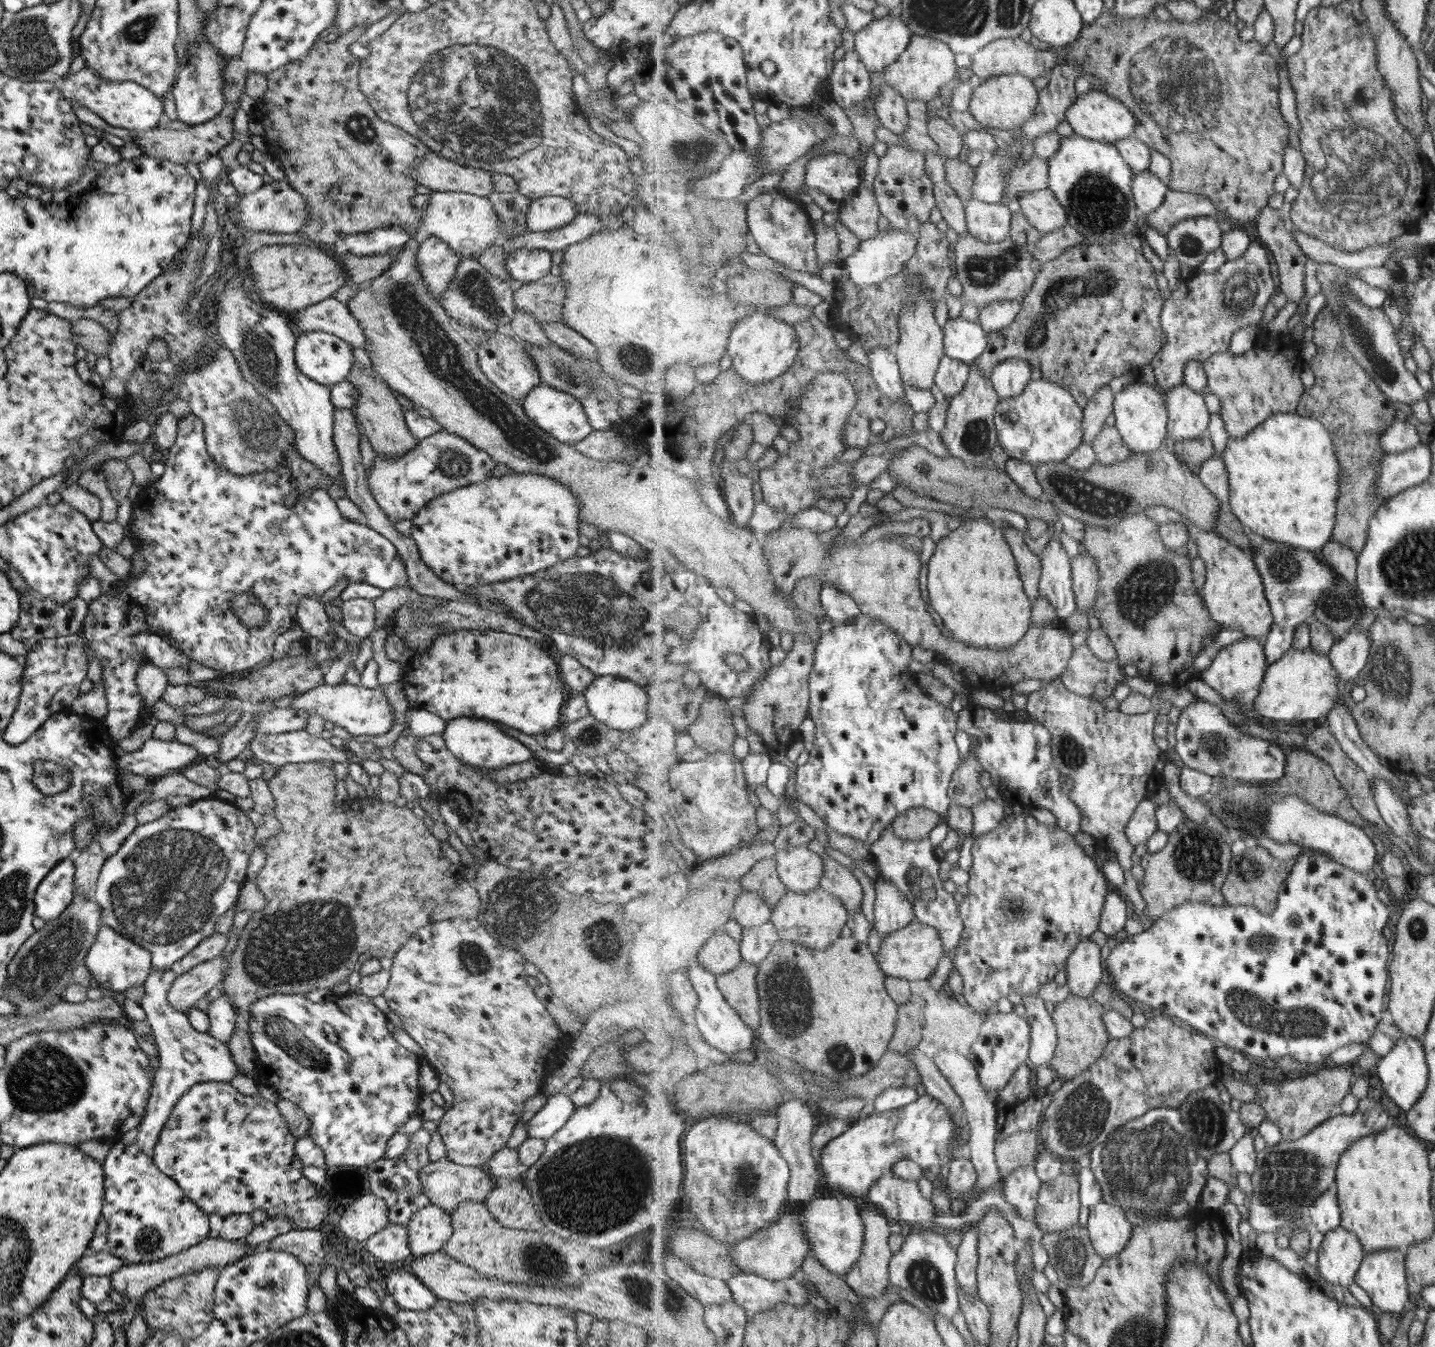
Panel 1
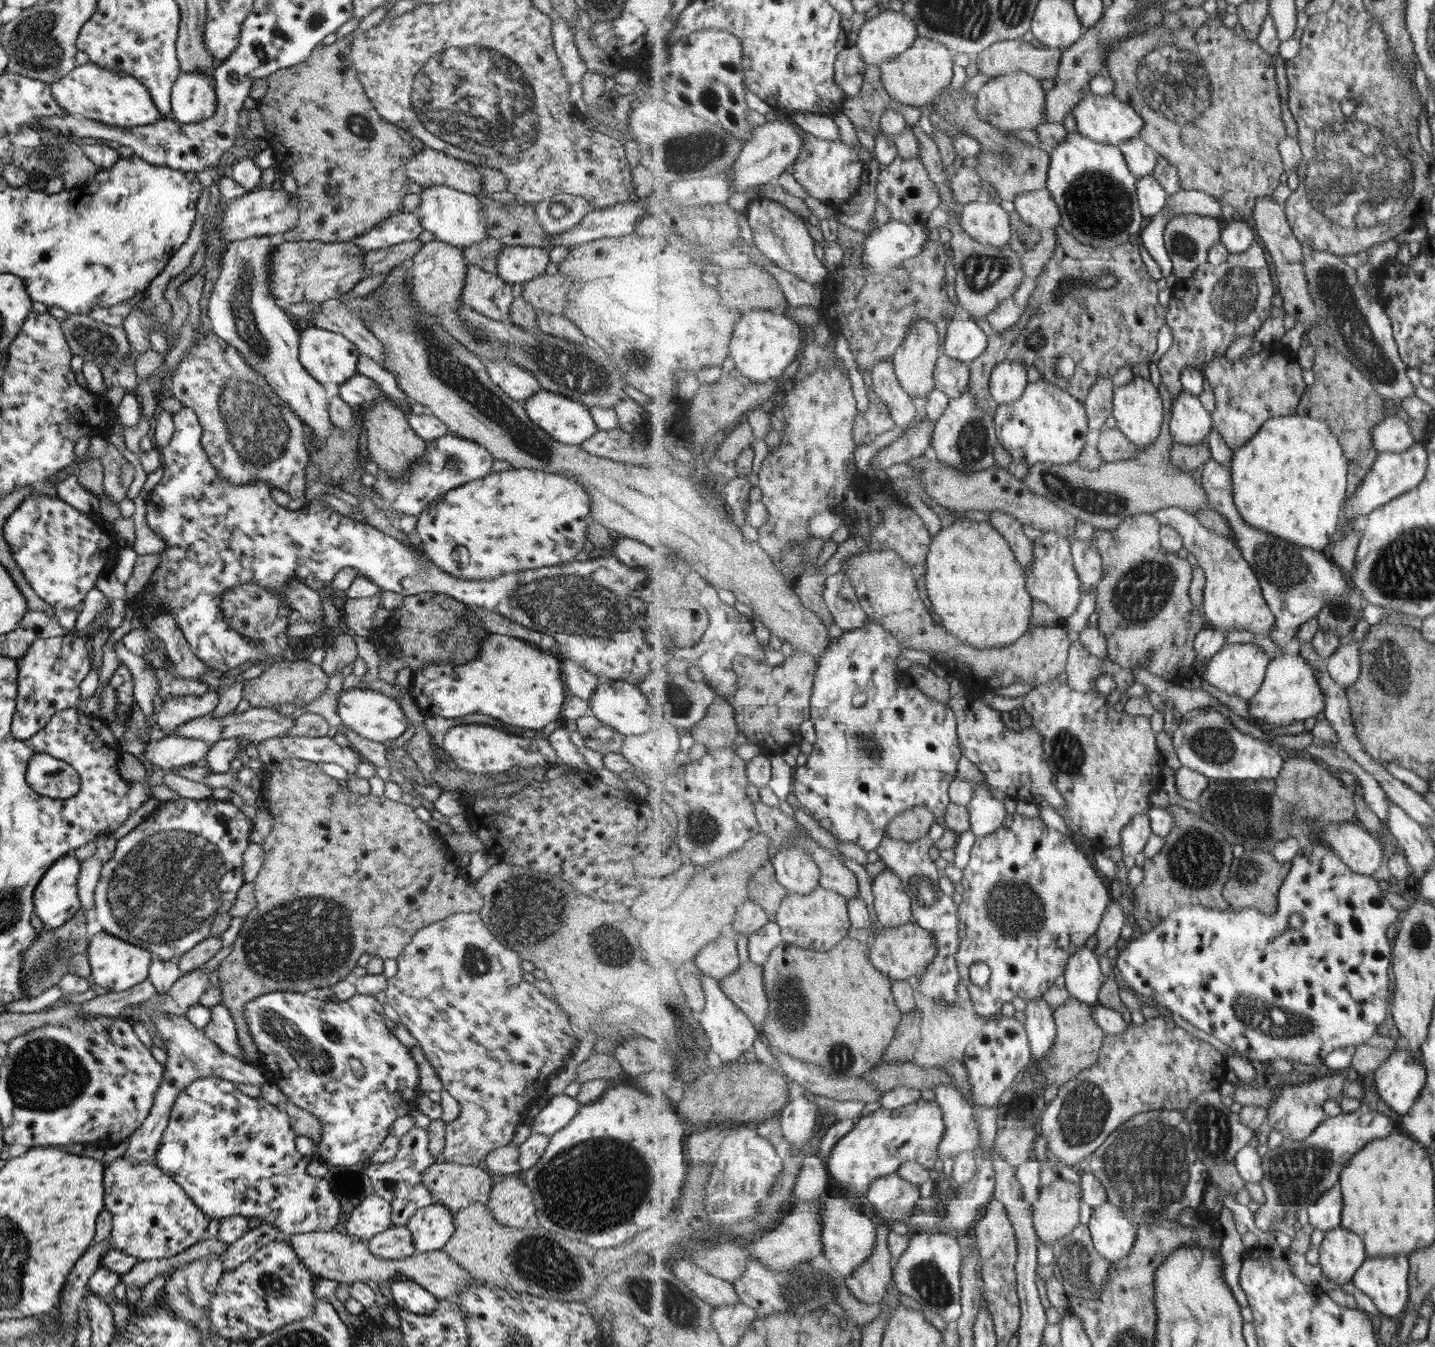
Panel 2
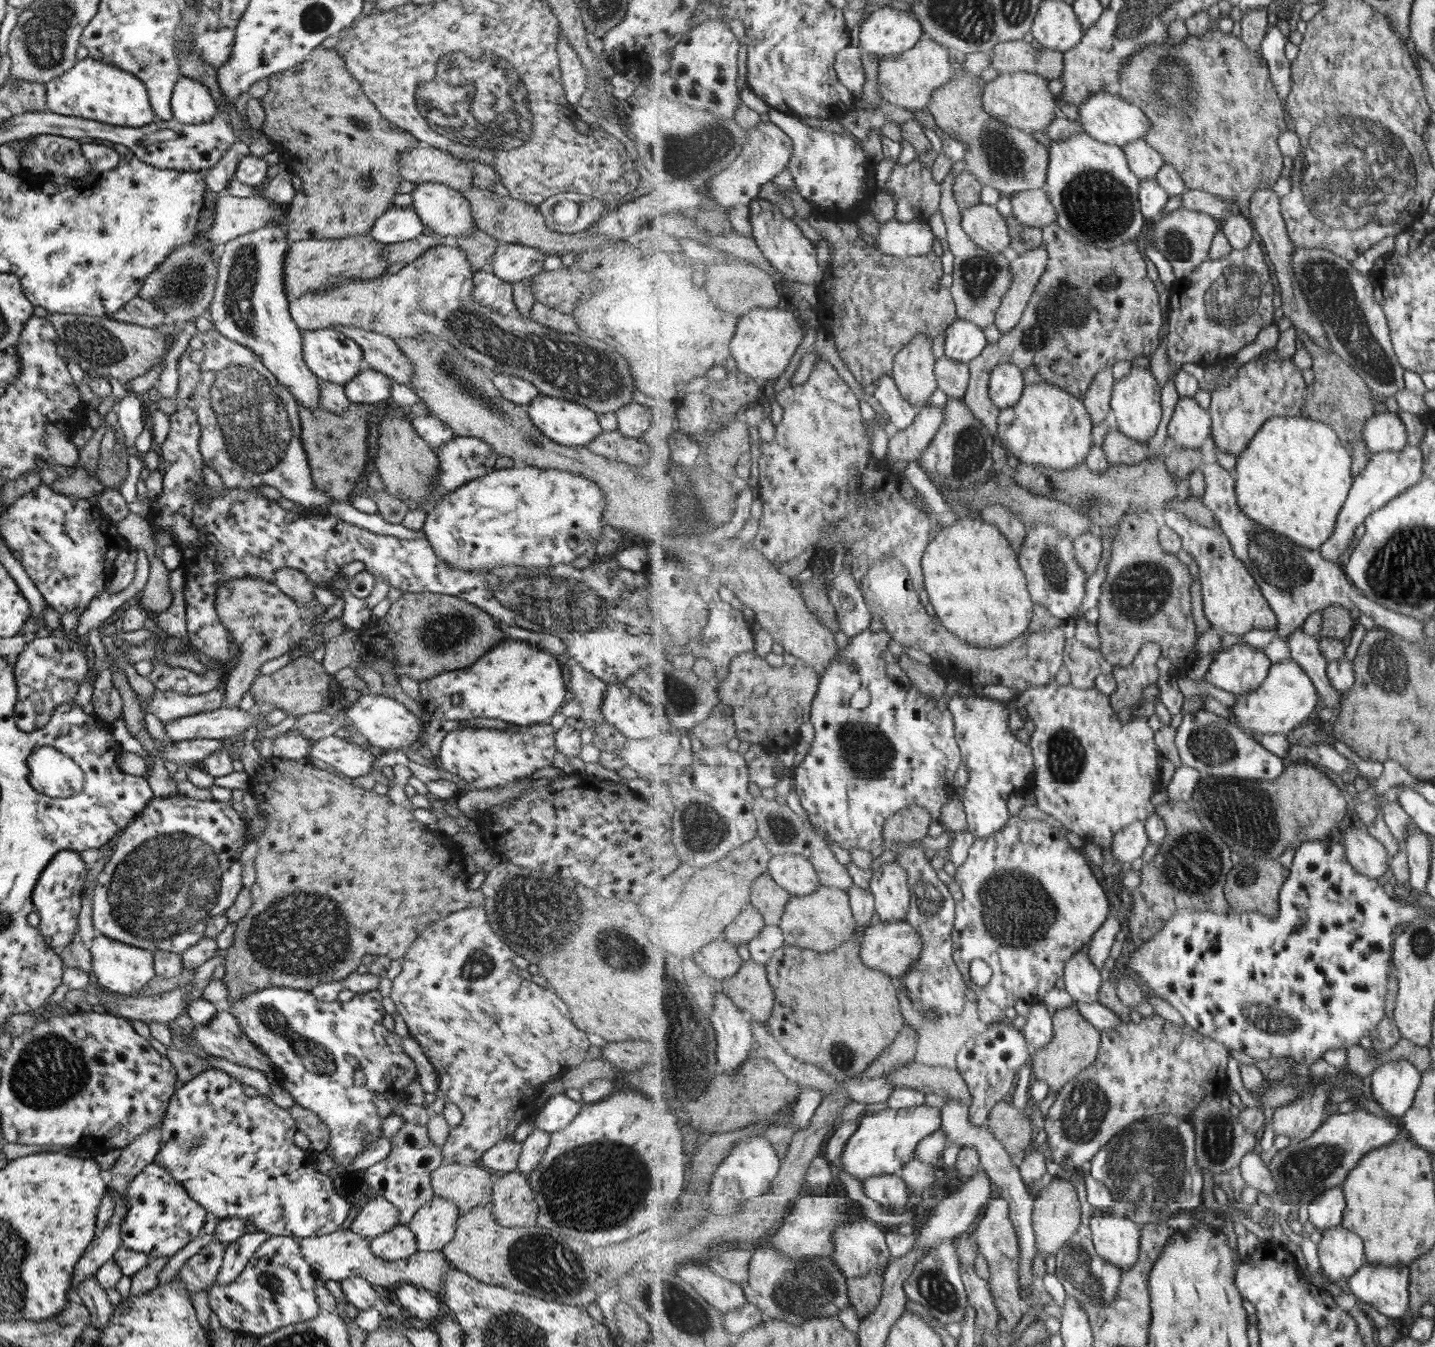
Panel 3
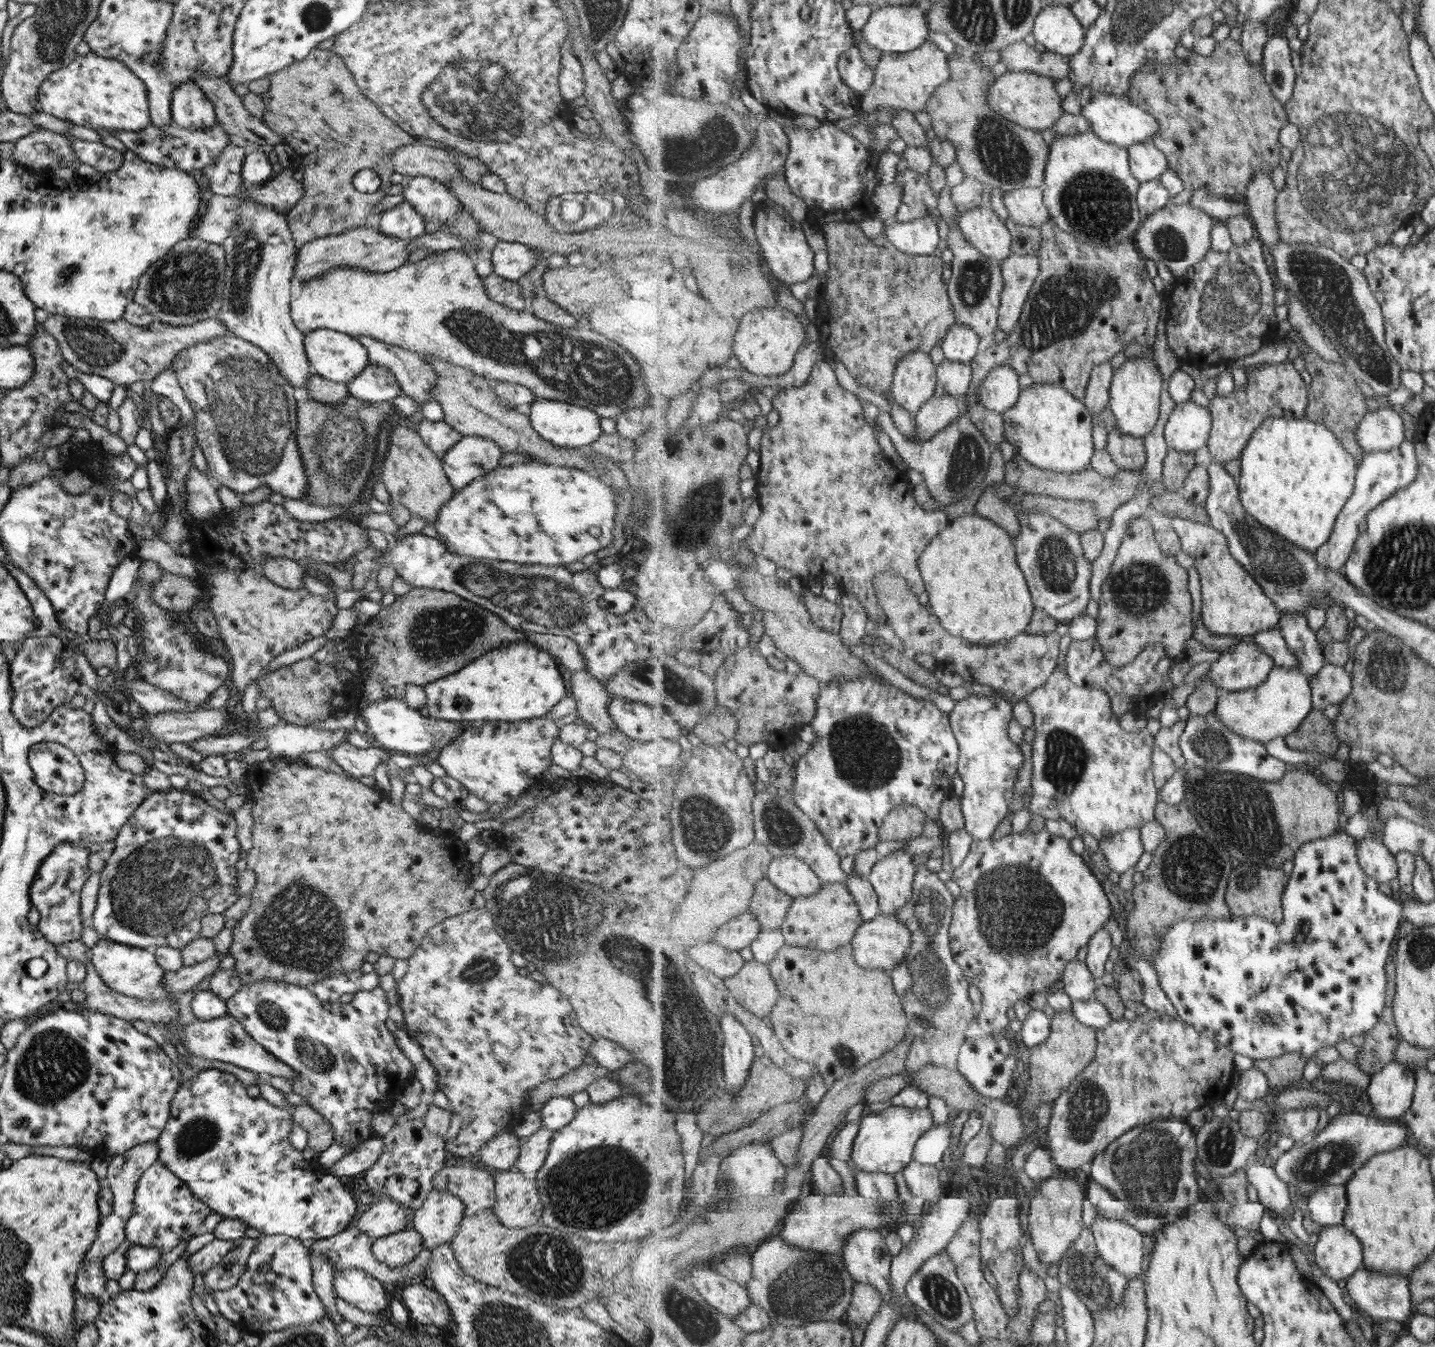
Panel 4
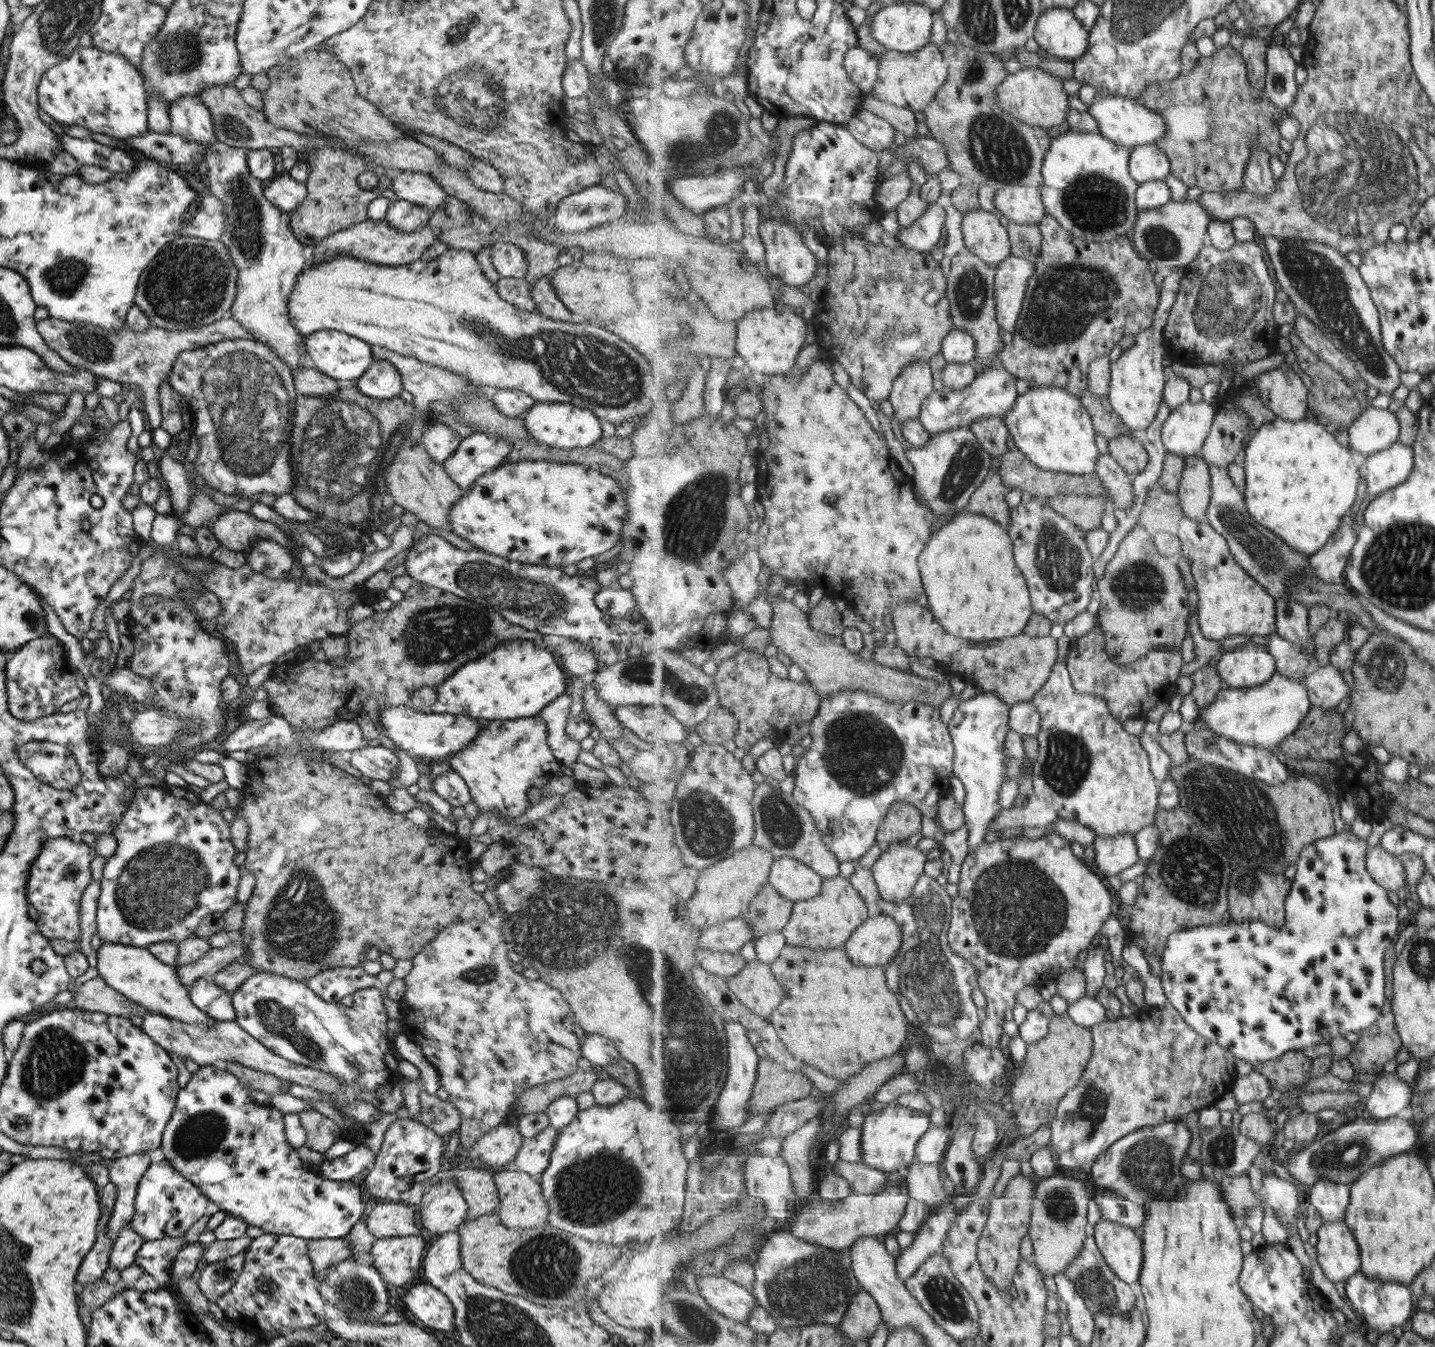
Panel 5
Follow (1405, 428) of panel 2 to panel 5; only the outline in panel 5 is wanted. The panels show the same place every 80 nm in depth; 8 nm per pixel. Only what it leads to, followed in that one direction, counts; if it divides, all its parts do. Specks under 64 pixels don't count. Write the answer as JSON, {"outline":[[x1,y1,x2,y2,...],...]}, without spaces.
{"outline":[[1369,406,1349,429,1350,446,1368,457,1399,442,1401,429,1395,411]]}

